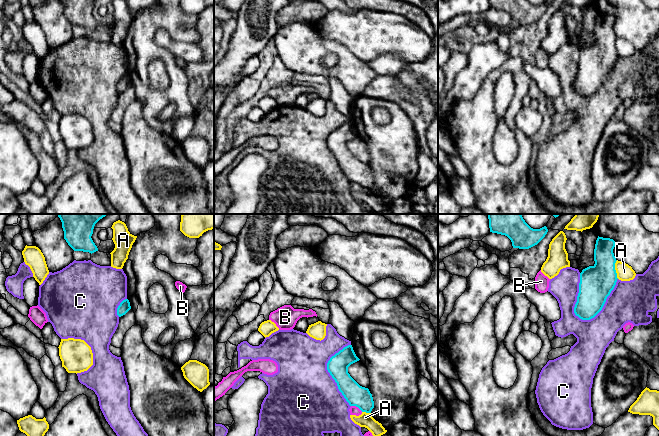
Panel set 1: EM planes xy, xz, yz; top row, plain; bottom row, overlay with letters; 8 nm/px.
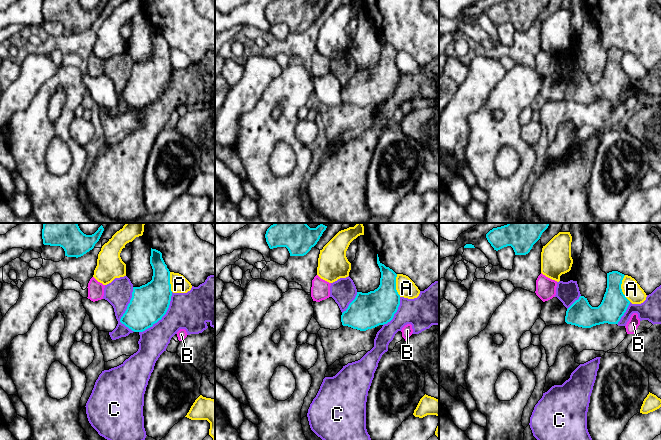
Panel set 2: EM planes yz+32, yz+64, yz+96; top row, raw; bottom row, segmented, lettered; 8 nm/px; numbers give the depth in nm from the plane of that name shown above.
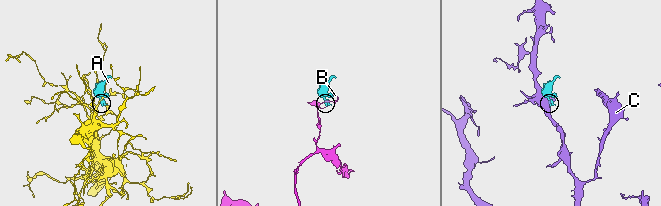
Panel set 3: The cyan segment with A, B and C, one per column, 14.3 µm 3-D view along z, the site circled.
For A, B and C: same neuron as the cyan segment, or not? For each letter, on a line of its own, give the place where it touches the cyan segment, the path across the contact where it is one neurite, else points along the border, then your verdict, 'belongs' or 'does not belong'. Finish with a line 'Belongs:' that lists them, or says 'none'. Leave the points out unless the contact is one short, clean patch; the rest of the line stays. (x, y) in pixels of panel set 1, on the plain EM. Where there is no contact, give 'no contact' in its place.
A: meets cyan in yz at (614, 45); does not belong
B: meets cyan in xz at (357, 182); border along xz (351, 181), (357, 182), (362, 187); does not belong
C: meets cyan in yz at (602, 83); belongs
Belongs: C

